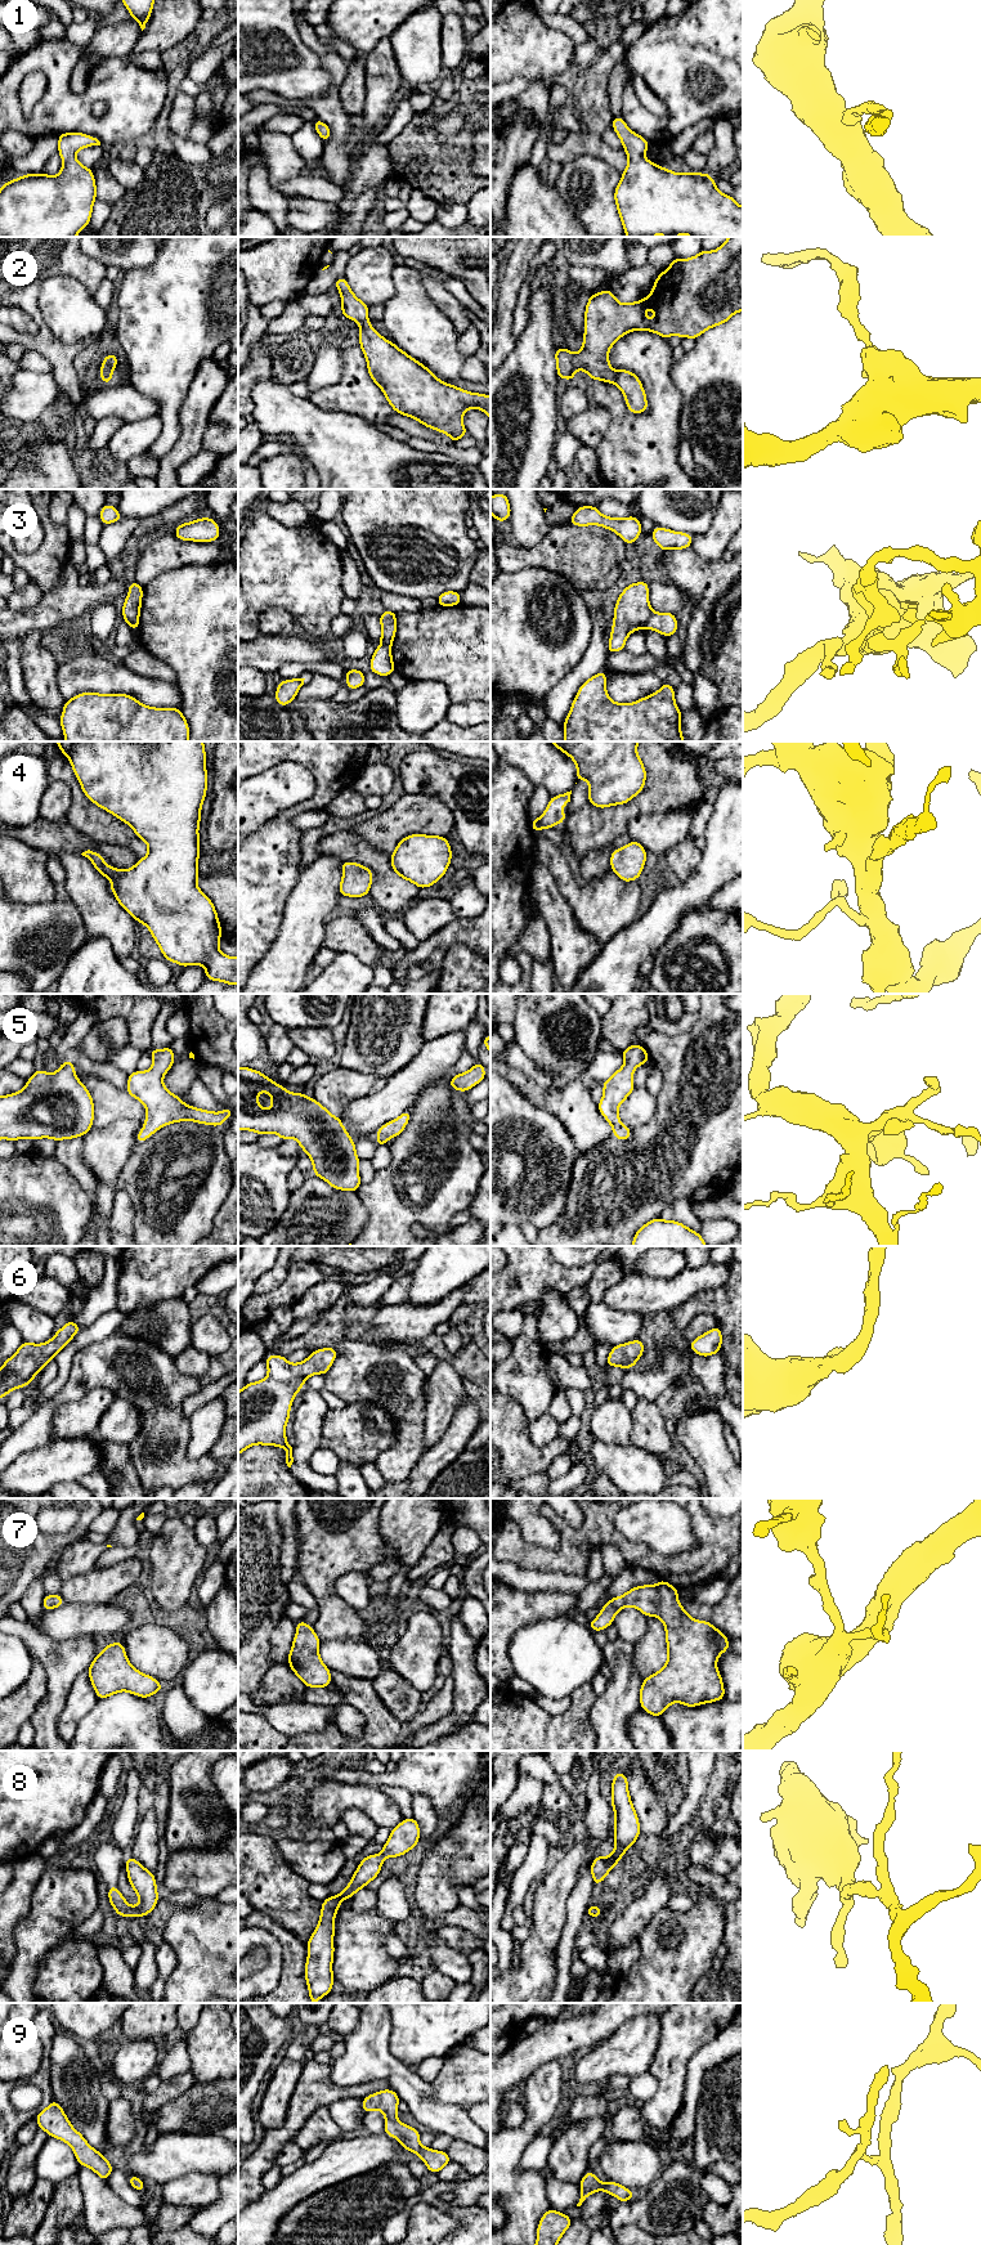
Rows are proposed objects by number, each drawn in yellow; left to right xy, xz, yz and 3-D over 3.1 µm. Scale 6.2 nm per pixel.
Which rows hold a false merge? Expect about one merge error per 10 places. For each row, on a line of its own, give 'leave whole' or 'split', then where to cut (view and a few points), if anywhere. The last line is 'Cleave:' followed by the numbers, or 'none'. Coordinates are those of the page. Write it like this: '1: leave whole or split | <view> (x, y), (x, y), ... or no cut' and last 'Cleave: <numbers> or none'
1: leave whole | no cut
2: leave whole | no cut
3: split | yz (653, 612), (644, 626)
4: leave whole | no cut
5: leave whole | no cut
6: leave whole | no cut
7: leave whole | no cut
8: leave whole | no cut
9: leave whole | no cut
Cleave: 3

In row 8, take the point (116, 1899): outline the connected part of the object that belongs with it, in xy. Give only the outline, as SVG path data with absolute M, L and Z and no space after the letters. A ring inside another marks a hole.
M129 1858L125 1861L129 1883L139 1896L139 1904L130 1906L117 1886L108 1886L108 1900L115 1908L116 1915L145 1917L157 1905L158 1892L154 1873L145 1869L136 1859Z

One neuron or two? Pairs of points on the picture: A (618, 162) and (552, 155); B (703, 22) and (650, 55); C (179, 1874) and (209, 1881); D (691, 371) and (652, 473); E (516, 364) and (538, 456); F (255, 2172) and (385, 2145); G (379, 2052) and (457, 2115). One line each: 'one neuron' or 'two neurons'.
A: one neuron
B: one neuron
C: one neuron
D: two neurons
E: one neuron
F: two neurons
G: one neuron

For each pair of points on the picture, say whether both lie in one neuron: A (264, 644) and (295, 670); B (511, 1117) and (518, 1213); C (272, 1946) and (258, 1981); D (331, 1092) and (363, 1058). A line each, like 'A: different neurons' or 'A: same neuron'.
A: different neurons
B: same neuron
C: same neuron
D: different neurons

